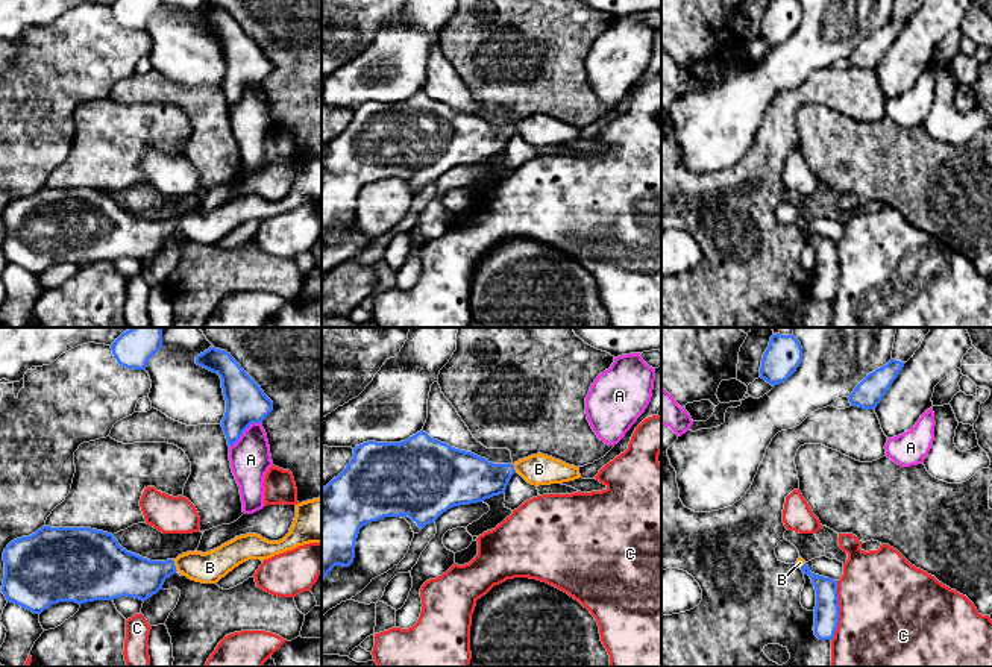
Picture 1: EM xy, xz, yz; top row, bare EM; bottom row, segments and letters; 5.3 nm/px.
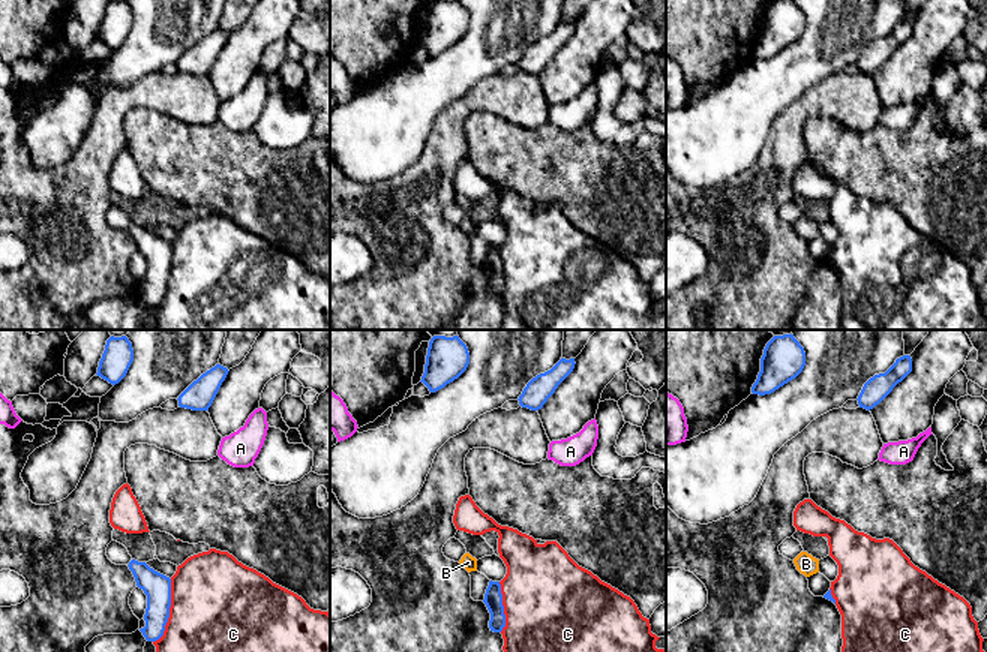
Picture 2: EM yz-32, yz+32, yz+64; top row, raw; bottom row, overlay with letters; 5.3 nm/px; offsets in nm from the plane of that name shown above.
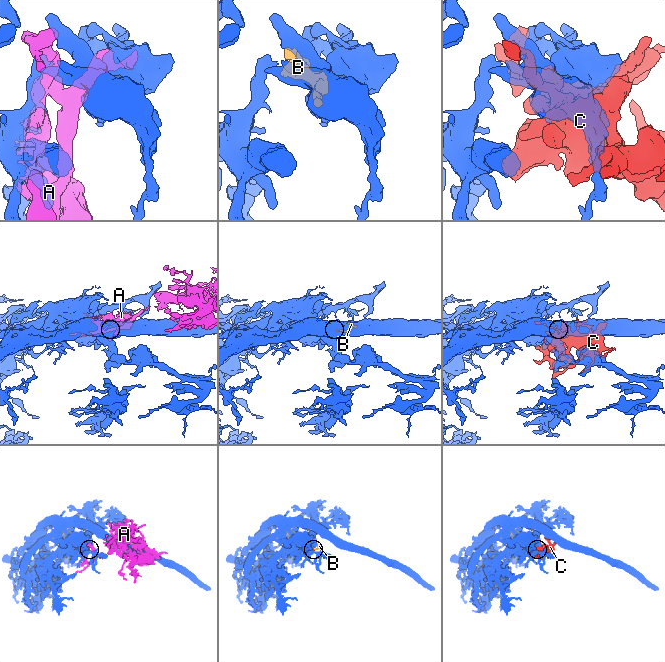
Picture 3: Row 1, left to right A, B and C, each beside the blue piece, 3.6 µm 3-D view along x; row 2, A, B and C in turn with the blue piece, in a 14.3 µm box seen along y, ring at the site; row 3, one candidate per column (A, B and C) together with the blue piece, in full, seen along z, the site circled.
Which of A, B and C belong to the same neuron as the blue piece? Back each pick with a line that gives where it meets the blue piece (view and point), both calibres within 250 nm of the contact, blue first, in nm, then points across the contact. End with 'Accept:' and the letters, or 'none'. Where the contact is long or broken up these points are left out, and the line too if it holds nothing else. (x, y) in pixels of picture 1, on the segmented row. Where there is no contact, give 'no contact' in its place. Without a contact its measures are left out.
B: xy (175, 566) | 220/170 nm | across xy (131, 575), (152, 575), (175, 566), (210, 567)
Accept: B

